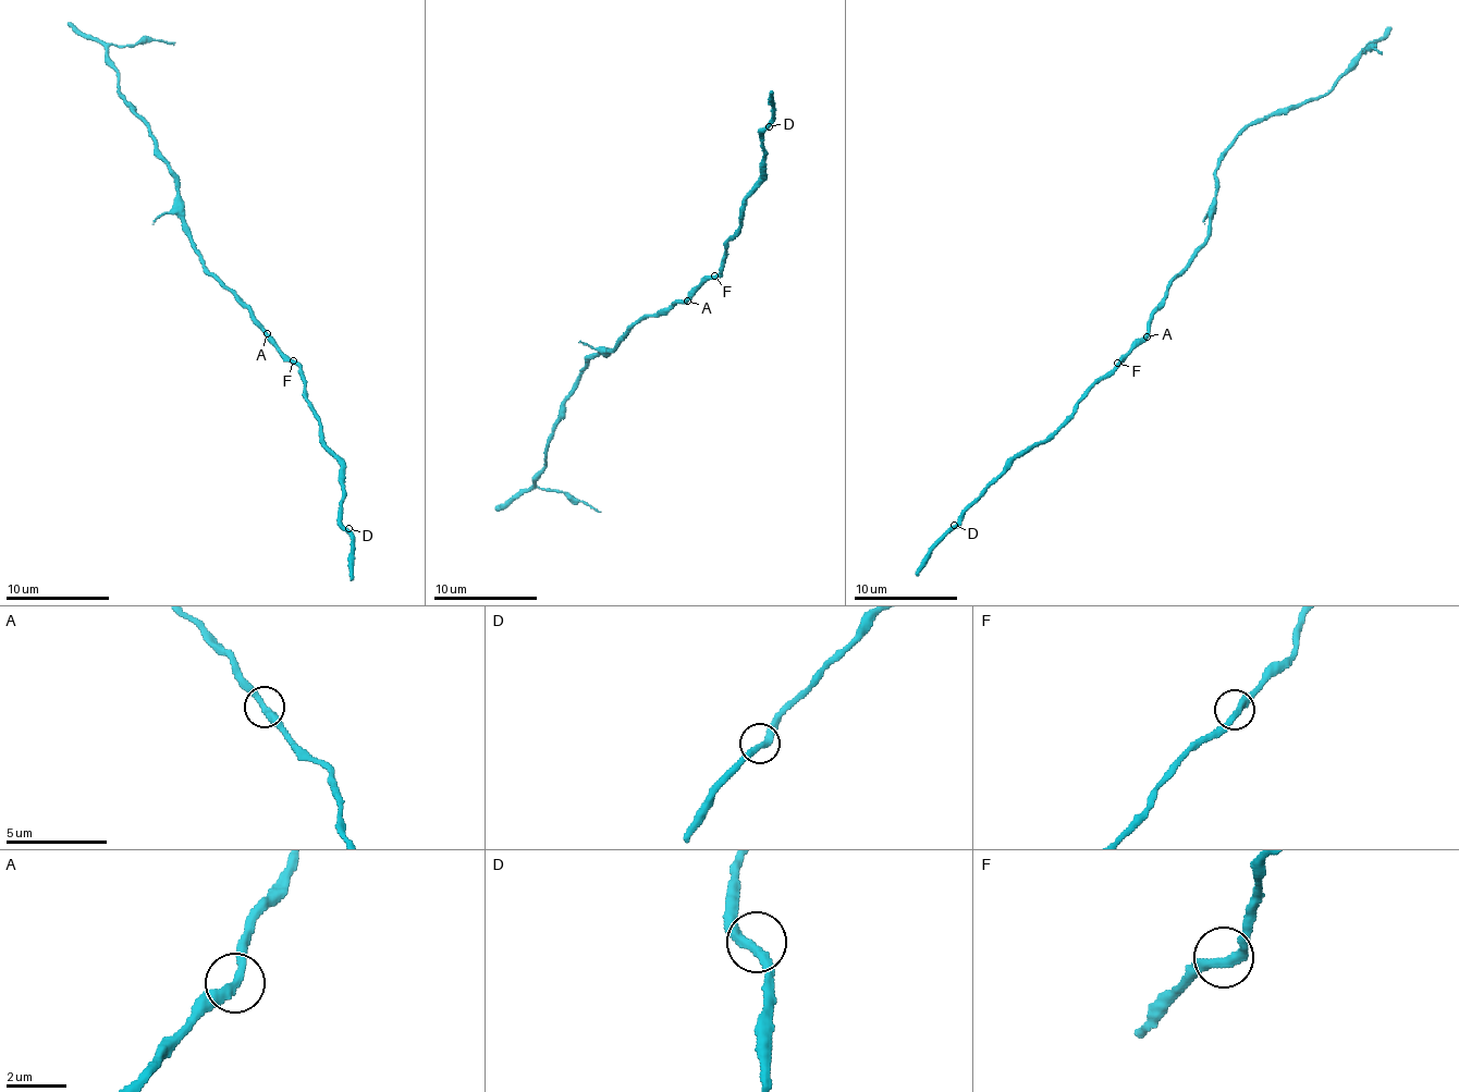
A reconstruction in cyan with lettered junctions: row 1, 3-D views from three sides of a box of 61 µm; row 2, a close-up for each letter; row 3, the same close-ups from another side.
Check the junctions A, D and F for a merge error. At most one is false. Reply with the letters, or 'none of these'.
none of these

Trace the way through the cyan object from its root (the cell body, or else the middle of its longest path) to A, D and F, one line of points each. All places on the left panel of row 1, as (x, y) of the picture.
A: (220, 280), (267, 333)
D: (220, 280), (301, 368), (303, 395), (319, 422), (325, 444), (341, 464), (341, 523), (348, 528)
F: (220, 280), (293, 360)

